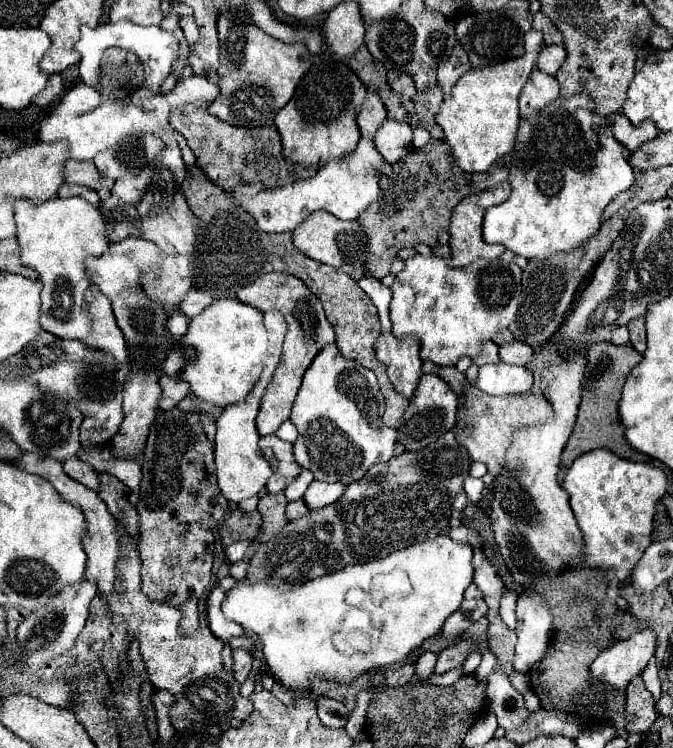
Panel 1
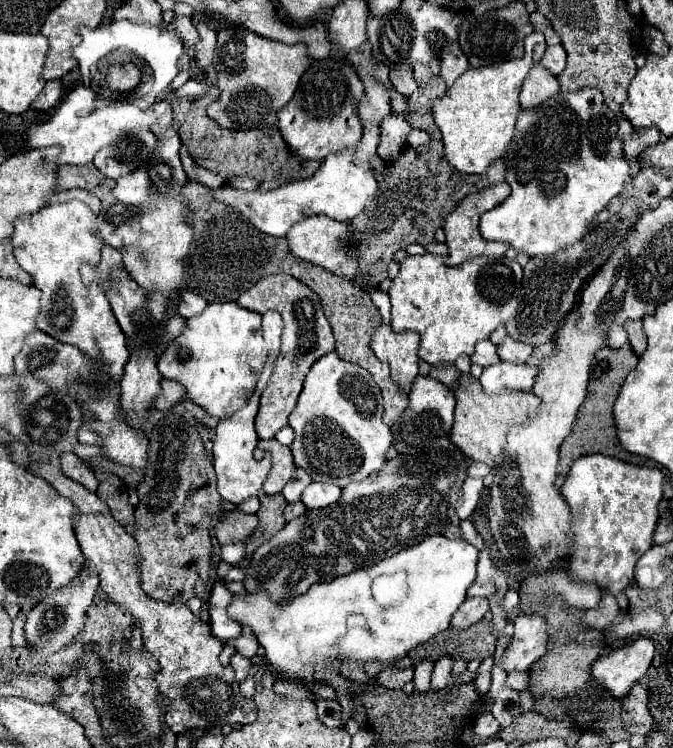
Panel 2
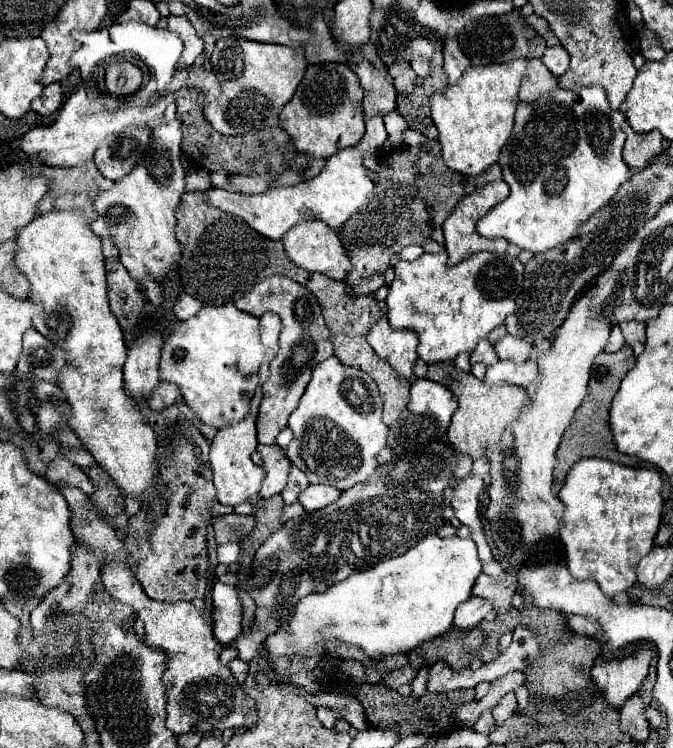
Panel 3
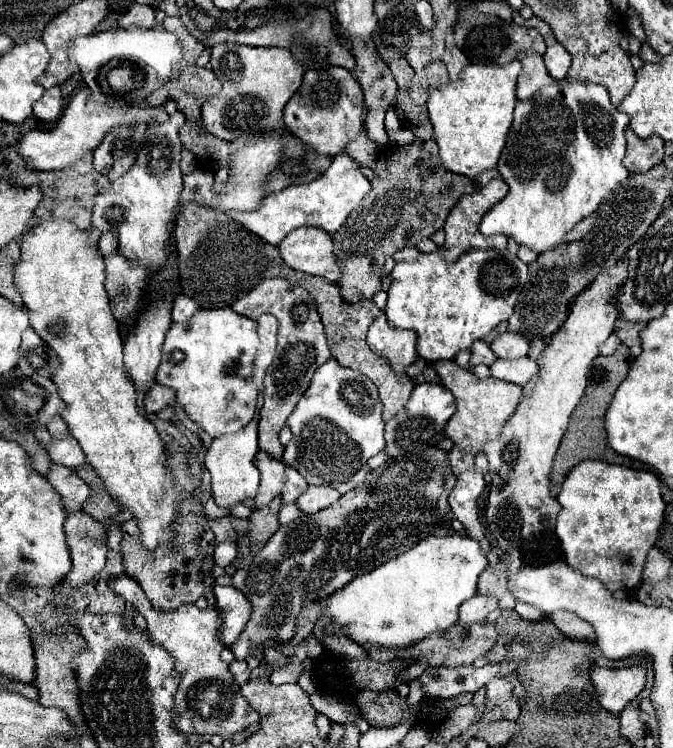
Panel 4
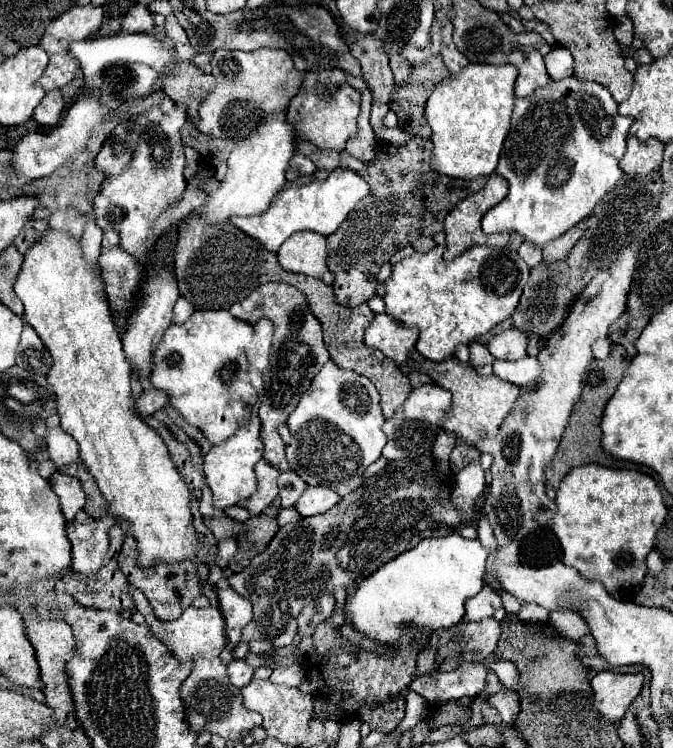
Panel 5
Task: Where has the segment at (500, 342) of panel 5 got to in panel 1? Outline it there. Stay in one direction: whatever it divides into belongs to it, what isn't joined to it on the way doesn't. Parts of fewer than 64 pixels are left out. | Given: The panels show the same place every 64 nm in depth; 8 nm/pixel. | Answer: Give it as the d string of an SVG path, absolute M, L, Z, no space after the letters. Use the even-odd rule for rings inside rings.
M512 340L508 344L500 346L500 358L506 364L518 364L518 366L526 366L528 358L534 354L534 350L518 340Z

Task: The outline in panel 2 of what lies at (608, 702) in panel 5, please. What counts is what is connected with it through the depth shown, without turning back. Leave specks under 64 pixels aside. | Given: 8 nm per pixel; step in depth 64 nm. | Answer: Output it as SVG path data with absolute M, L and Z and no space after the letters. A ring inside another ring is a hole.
M638 638L604 658L598 658L592 666L592 676L614 698L624 698L632 686L646 676L654 658L654 644L648 638Z

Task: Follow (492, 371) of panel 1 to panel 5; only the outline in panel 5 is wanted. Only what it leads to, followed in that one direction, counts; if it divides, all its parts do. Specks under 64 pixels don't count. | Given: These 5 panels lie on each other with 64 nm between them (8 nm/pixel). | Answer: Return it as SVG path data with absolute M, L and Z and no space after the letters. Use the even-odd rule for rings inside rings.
M524 356L520 360L496 360L494 362L494 374L506 382L512 382L516 386L524 386L528 382L534 382L542 374L542 366L538 358Z

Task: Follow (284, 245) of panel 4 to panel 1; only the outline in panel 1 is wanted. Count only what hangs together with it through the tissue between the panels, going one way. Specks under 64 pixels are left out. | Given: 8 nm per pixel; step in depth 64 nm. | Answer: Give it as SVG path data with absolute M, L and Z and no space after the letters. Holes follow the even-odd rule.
M320 210L318 214L310 214L310 218L306 218L300 226L292 230L292 242L296 250L302 252L304 256L322 264L330 264L354 280L360 280L364 276L364 258L368 256L368 248L366 248L366 238L362 234L362 228L354 220L344 222Z

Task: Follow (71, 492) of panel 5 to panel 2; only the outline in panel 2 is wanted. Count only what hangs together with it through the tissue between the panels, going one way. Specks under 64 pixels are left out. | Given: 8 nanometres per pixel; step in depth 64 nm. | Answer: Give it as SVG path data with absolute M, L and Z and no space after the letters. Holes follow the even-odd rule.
M62 454L60 456L60 470L62 470L64 476L68 476L70 480L82 484L88 490L98 488L98 482L96 482L92 470L76 454Z

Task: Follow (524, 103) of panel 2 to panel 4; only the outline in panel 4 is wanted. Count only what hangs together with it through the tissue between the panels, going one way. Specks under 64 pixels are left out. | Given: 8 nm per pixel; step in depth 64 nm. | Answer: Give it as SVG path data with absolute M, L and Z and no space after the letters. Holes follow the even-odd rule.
M530 50L530 54L518 54L516 60L522 64L522 72L518 76L518 90L516 90L518 100L528 100L542 86L548 86L550 82L554 82L538 52L534 54L534 50Z

